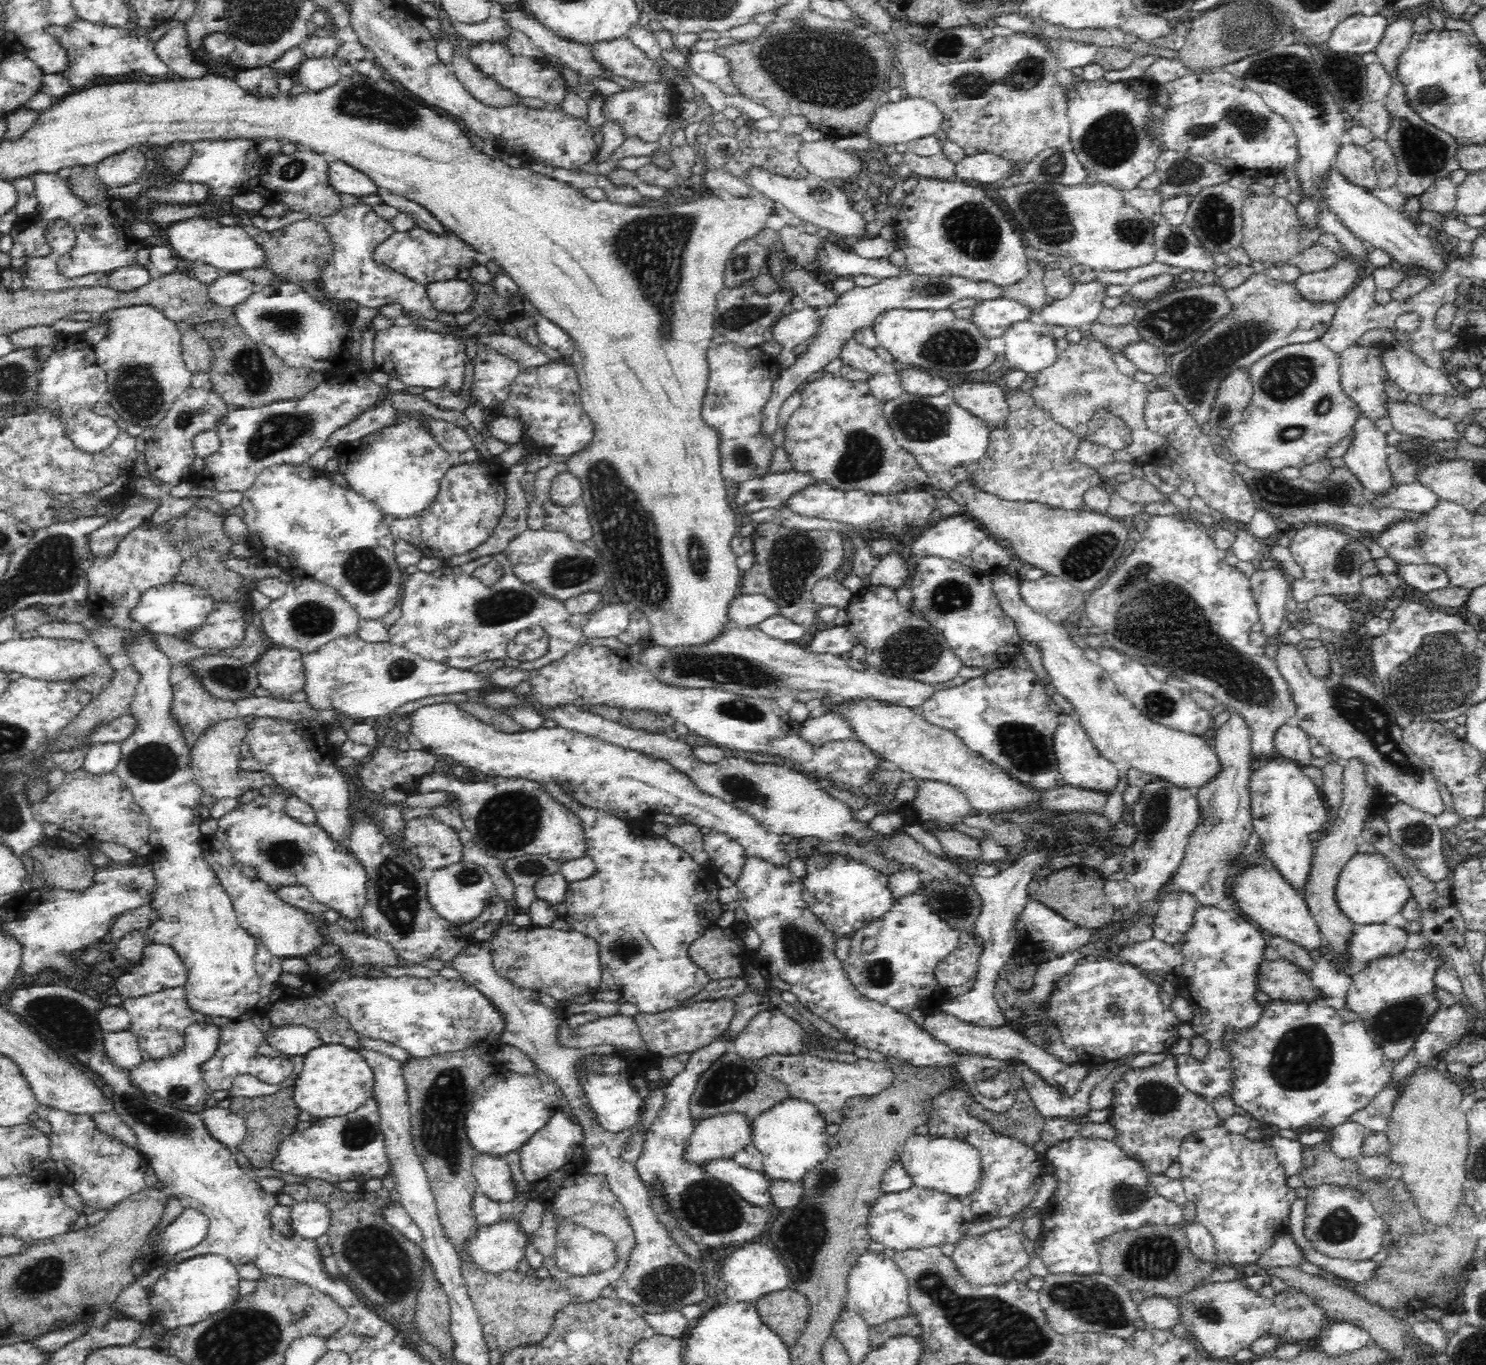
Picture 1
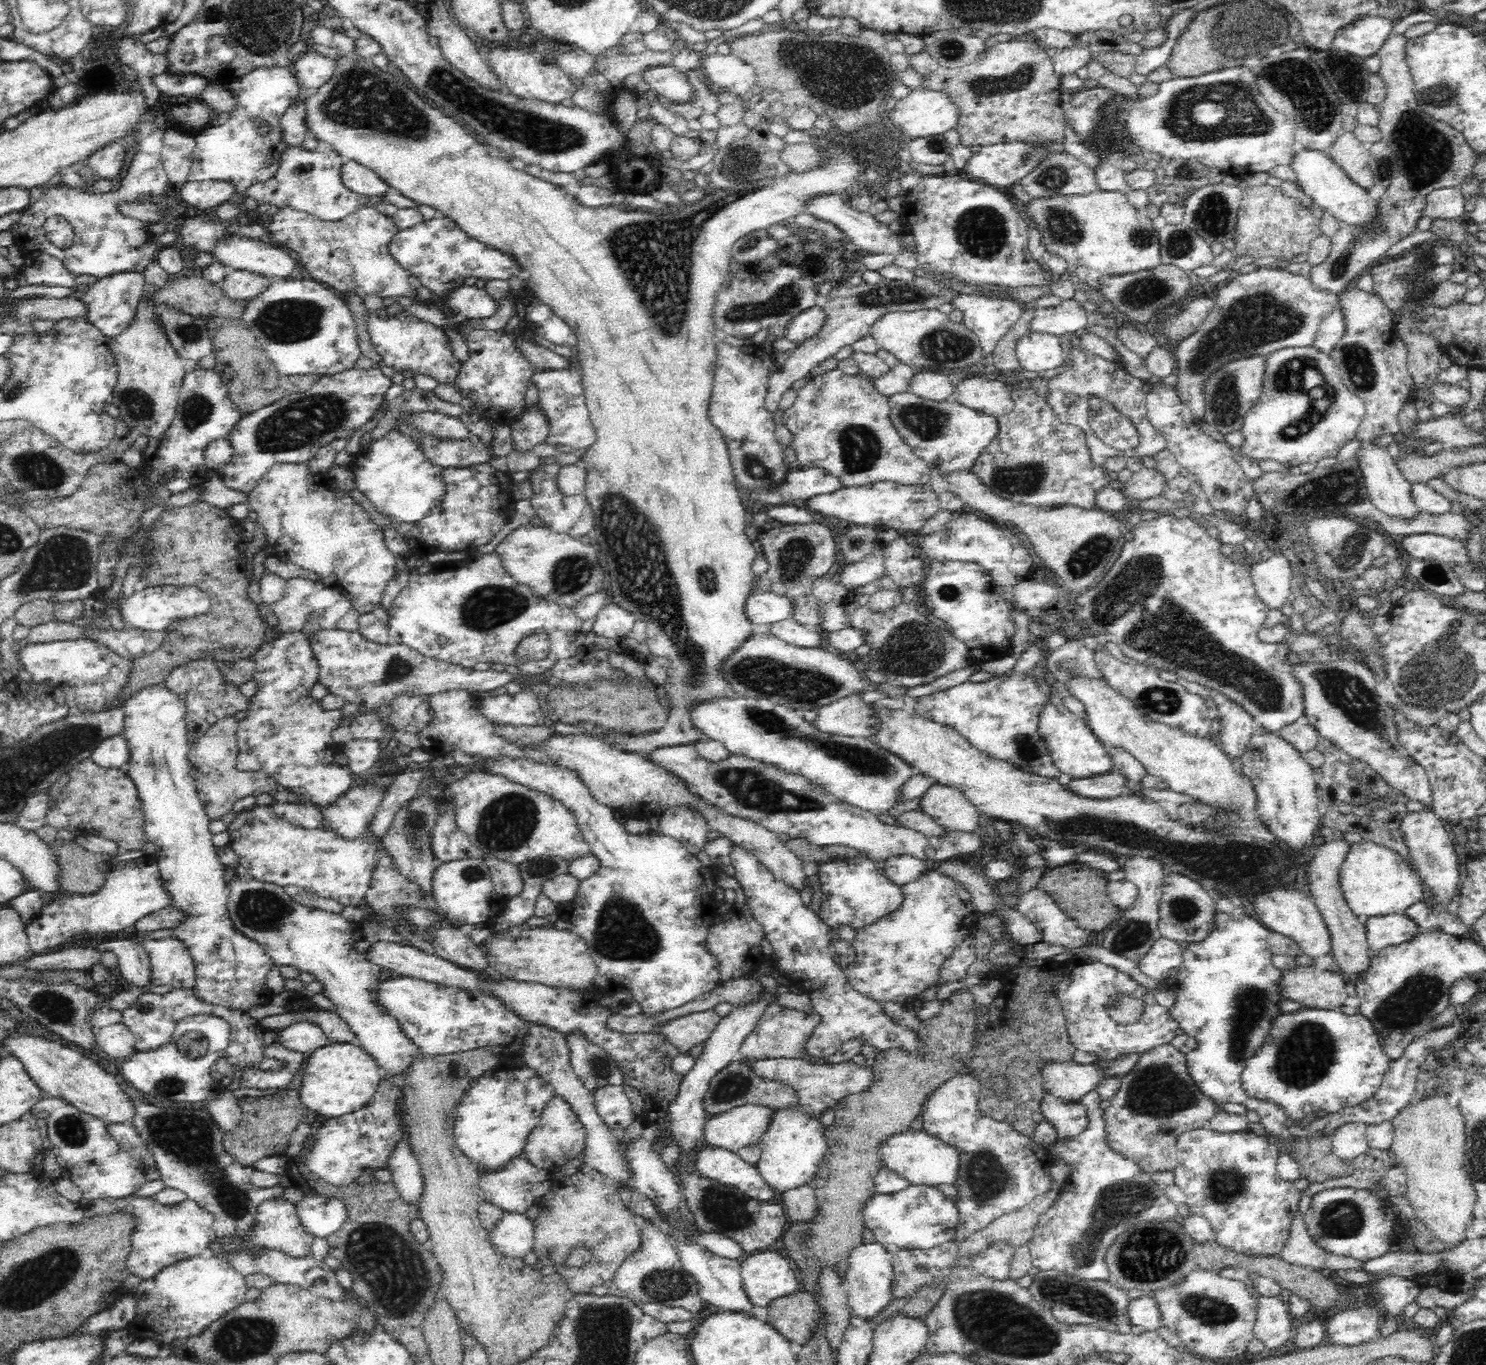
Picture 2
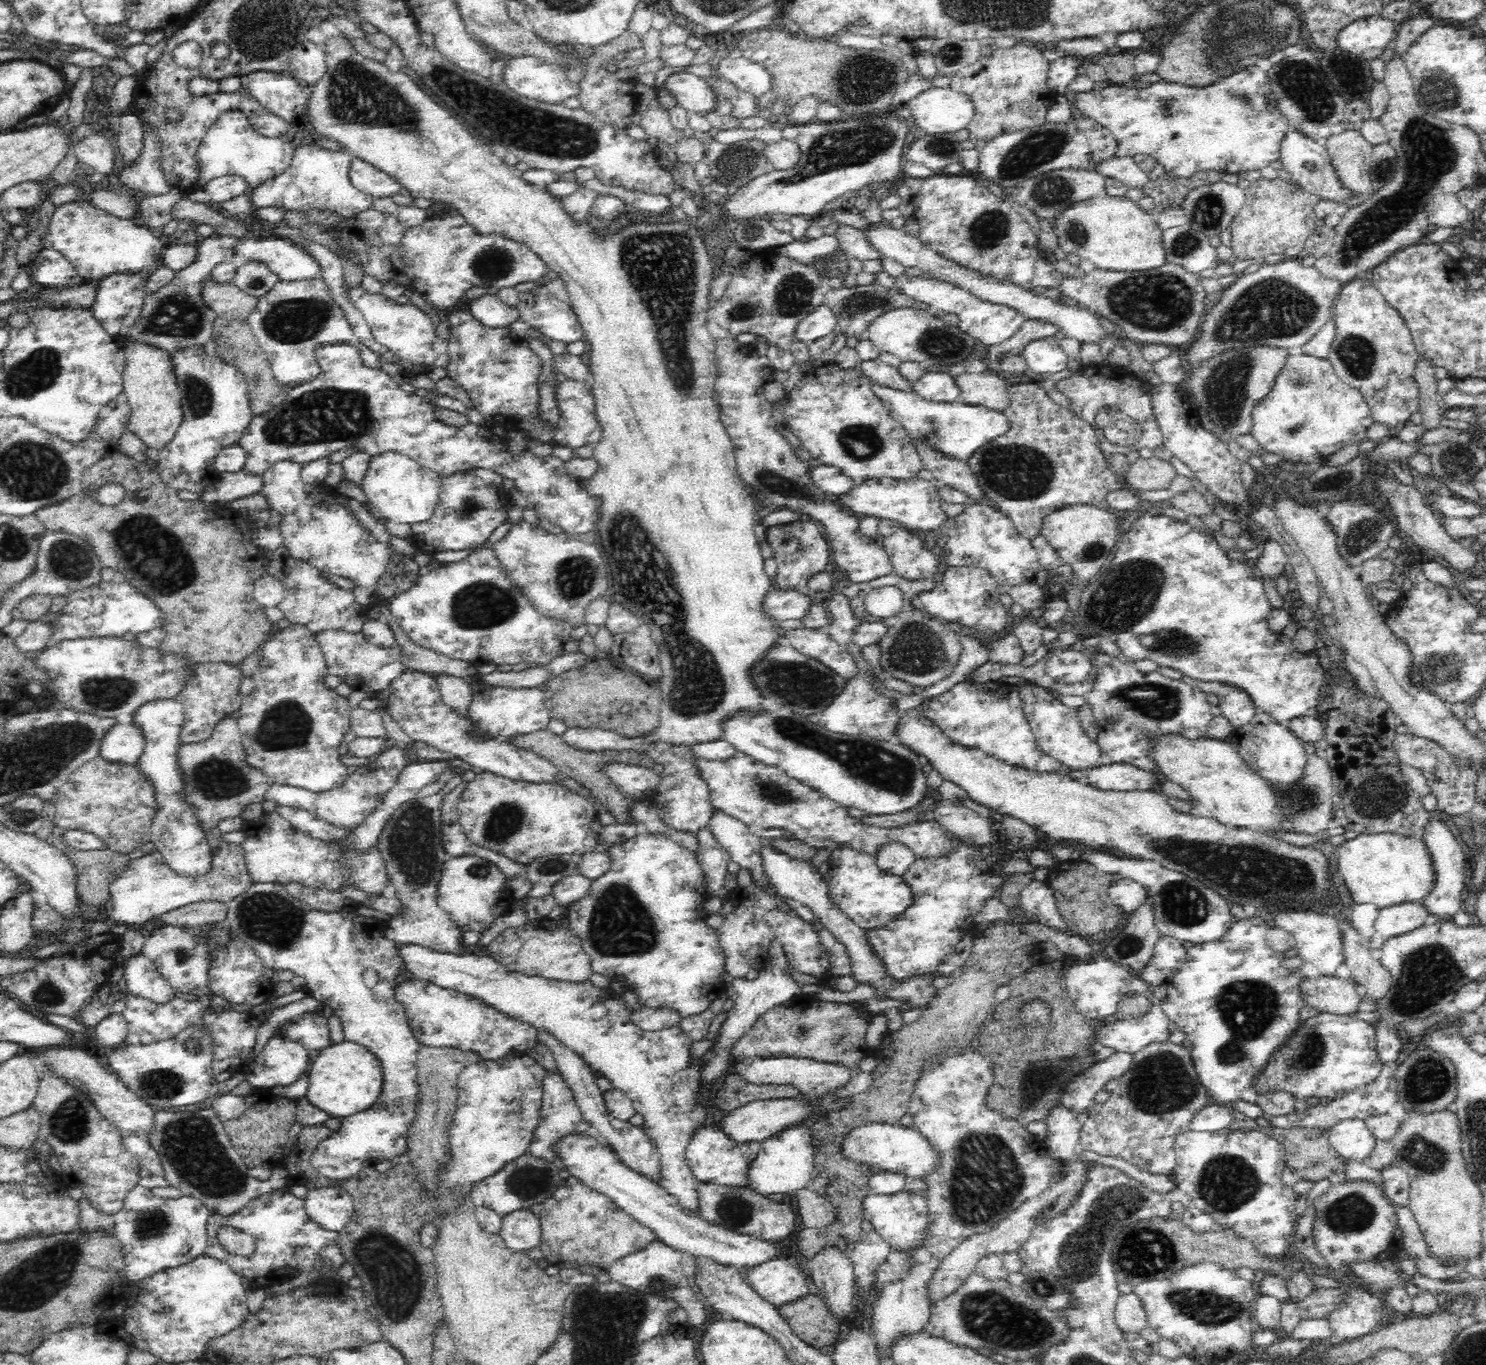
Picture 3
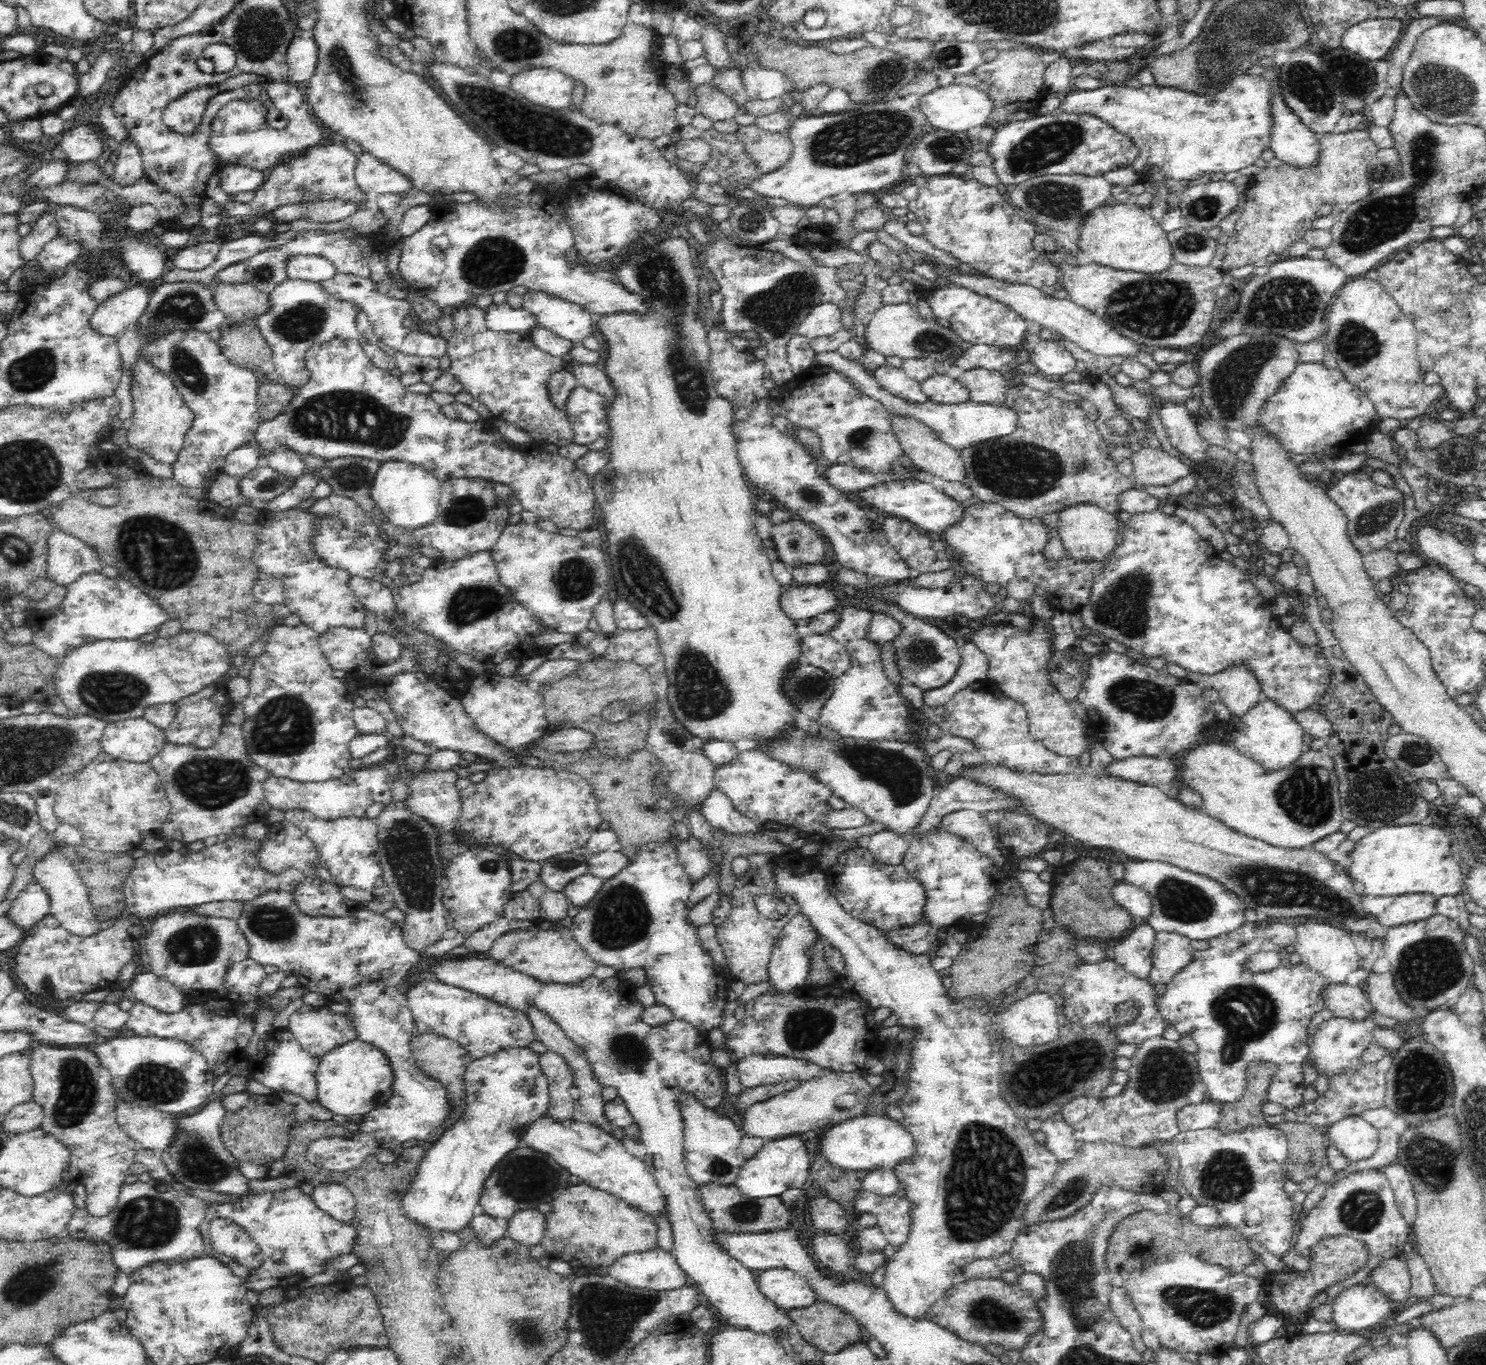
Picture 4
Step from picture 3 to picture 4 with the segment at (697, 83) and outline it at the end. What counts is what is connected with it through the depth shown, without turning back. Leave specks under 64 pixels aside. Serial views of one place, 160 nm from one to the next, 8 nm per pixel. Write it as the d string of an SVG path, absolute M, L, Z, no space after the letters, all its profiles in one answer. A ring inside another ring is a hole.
M712 82L696 86L694 92L698 99L695 111L707 116L712 122L730 120L730 118L734 118L742 111L742 107L738 103L732 101L728 95L714 86Z

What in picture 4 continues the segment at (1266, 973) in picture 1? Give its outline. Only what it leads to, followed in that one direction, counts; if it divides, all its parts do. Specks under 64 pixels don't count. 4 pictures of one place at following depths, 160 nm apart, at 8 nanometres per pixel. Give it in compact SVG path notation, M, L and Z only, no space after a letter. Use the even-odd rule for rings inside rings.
M1348 984L1328 985L1323 996L1326 1008L1333 1012L1334 1017L1346 1018L1355 1021L1369 1021L1374 1011L1370 997L1364 989L1354 988Z

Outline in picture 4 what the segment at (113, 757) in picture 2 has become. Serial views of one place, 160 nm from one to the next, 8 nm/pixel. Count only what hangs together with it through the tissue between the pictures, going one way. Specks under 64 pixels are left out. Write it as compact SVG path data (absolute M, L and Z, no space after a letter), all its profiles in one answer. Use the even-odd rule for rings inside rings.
M144 717L109 722L101 738L102 752L117 759L137 763L148 762L163 749L166 743L168 739L166 739L165 729L158 728Z

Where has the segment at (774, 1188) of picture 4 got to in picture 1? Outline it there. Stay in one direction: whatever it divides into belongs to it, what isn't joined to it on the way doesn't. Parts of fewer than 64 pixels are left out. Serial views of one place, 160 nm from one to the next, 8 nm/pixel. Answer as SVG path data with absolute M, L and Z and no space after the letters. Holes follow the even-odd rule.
M790 1098L776 1105L753 1120L752 1143L763 1153L761 1171L770 1180L798 1182L826 1160L829 1153L827 1122L815 1107L803 1100Z

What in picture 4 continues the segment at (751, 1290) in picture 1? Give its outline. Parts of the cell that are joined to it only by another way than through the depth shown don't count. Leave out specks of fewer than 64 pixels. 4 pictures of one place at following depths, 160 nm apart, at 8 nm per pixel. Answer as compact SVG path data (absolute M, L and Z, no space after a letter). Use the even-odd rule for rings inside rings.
M786 1268L761 1271L757 1281L762 1294L788 1312L809 1308L817 1301L810 1285L801 1276Z

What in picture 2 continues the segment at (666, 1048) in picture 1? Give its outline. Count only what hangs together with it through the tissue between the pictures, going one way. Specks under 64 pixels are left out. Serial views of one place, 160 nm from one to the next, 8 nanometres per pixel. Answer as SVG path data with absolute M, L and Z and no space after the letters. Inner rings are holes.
M710 1009L670 1020L668 1024L654 1031L660 1031L670 1037L670 1040L680 1047L681 1053L688 1053L693 1046L705 1042L720 1019L720 1015L714 1009Z

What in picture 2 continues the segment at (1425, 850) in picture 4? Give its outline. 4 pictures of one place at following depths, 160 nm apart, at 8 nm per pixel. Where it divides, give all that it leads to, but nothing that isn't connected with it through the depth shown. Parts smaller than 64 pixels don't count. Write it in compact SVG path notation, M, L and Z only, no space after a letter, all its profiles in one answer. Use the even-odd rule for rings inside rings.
M1368 840L1350 844L1342 862L1340 881L1345 900L1357 917L1406 913L1410 906L1425 896L1425 888L1422 887L1425 883L1410 857Z

